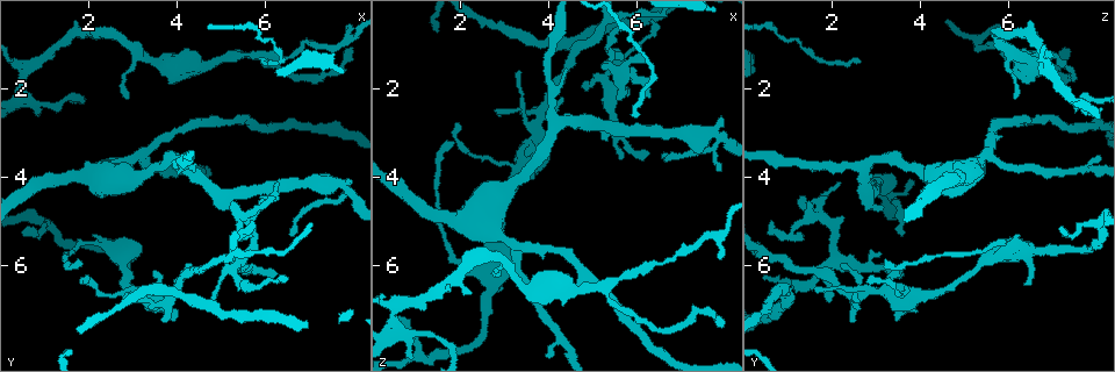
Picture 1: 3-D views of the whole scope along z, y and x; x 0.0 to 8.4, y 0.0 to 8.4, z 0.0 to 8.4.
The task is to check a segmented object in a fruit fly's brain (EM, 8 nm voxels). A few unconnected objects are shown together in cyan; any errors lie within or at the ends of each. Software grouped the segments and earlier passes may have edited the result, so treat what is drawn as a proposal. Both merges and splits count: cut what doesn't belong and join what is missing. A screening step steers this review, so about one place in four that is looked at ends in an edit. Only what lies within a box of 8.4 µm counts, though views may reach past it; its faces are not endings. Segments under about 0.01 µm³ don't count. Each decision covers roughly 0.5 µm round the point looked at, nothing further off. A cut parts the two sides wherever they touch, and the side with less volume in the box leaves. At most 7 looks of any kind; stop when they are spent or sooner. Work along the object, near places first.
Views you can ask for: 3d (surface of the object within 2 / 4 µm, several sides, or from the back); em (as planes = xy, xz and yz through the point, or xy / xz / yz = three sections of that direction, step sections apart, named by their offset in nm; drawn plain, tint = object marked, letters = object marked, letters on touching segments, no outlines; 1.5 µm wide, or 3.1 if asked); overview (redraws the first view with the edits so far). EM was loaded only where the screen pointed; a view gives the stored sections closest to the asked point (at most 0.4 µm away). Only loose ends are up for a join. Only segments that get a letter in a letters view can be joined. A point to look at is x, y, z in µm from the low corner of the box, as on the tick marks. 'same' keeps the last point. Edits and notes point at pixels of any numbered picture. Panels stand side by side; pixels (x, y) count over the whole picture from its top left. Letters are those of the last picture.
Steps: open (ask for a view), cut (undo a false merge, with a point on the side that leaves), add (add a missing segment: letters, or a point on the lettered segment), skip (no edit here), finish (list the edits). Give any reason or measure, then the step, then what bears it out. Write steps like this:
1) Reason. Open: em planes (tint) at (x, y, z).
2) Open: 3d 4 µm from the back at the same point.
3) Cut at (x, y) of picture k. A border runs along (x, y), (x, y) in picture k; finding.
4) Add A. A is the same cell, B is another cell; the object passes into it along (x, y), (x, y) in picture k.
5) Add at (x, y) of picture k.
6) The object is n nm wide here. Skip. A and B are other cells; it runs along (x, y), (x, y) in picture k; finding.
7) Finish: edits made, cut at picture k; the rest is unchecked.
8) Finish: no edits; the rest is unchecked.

An open end. Open: 3d 4 µm at (4.00, 7.25, 3.50).

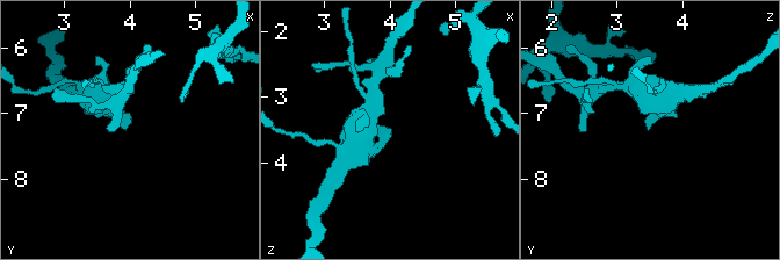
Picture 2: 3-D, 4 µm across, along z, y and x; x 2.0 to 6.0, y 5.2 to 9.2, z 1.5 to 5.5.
Open: em planes (letters) at (3.95, 7.20, 3.50).

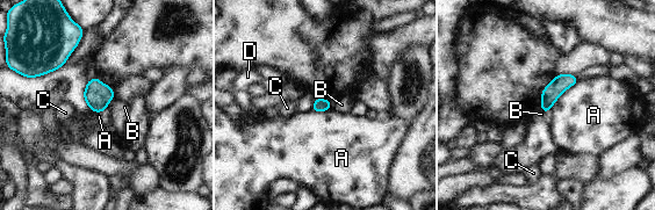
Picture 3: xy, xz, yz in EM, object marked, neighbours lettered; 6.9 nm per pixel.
Skip. A, B, C and D are other cells; a border runs along (578, 80), (562, 93), (547, 113) in picture 3; none of them fits.

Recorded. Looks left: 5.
An open end. Open: em planes (letters) at (5.30, 4.65, 3.15).

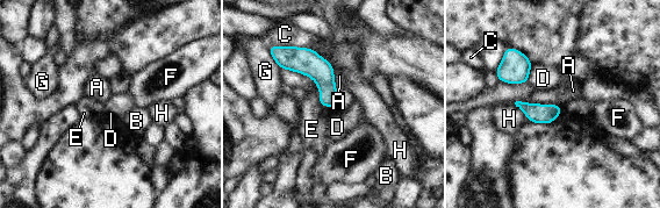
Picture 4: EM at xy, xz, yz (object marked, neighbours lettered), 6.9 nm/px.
The longest contact is with E, 280 nm. Skip. A, B, C, D, E, F, G and H are other cells; none of them fits.

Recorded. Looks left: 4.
Free end. Open: em yz step 8 (letters) at (7.85, 4.10, 3.90).

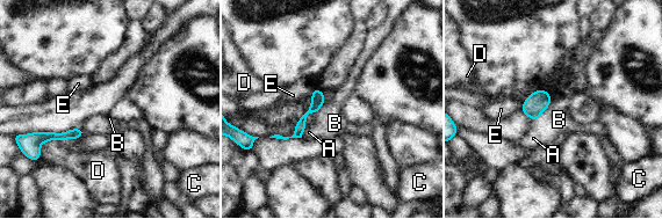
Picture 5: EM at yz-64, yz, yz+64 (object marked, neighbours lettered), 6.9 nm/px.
Skip. A, B, C, D and E are other cells; a border runs along (549, 92), (551, 103), (537, 119) in picture 5; none of them fits.

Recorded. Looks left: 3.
Finish: no edits; the rest is unchecked.

